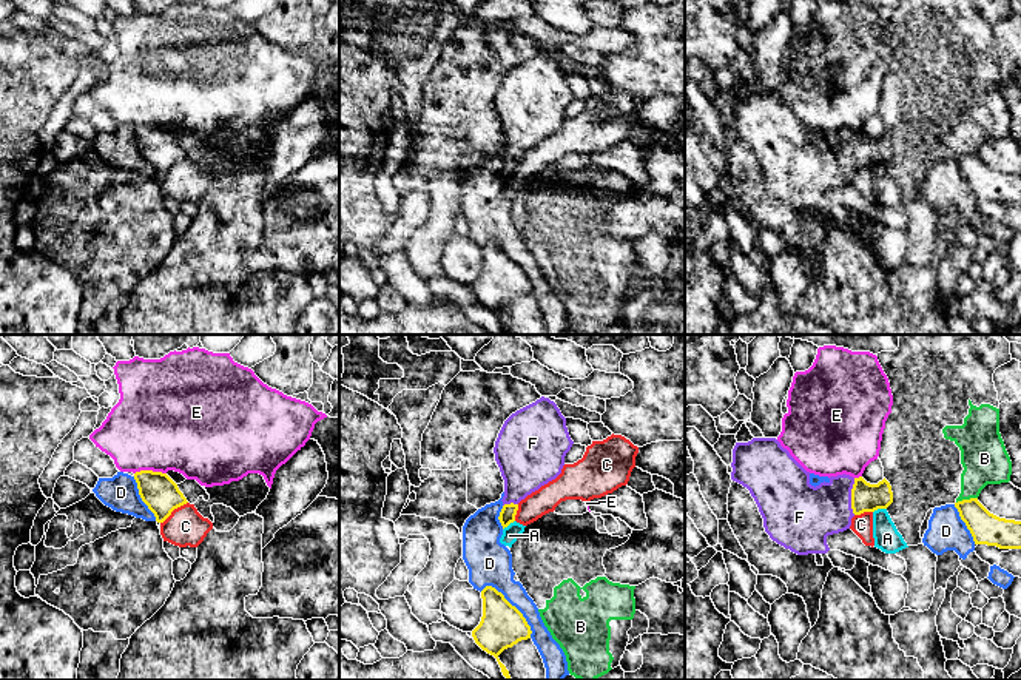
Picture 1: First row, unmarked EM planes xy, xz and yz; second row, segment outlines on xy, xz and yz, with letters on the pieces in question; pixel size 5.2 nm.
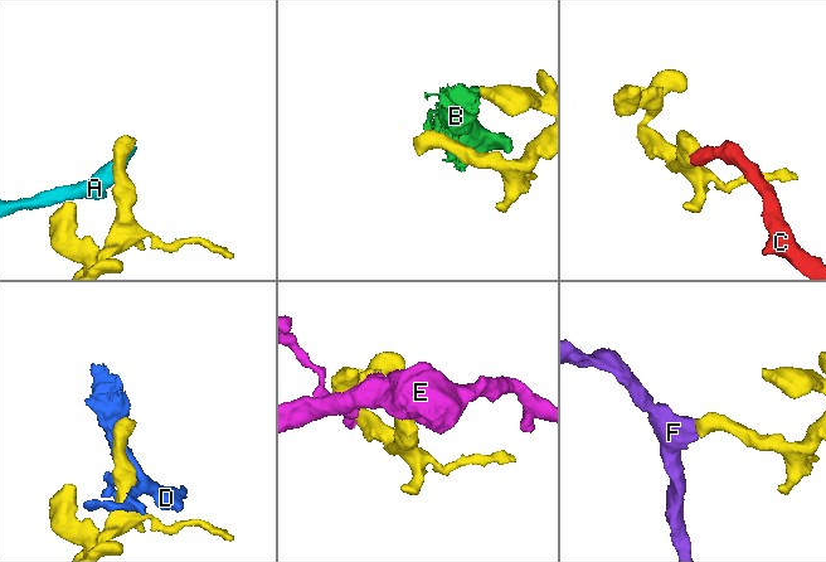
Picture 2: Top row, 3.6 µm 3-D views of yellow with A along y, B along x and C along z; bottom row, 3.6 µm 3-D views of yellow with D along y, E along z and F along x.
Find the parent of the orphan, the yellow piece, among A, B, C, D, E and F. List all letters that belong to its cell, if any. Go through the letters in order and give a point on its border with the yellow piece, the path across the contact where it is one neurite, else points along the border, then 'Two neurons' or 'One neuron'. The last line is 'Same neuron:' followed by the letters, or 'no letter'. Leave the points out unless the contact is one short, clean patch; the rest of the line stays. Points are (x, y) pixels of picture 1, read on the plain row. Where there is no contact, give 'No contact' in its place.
A: Touches yellow at yz (879, 162). Boundary: yz (886, 162), (878, 162), (873, 167). Two neurons
B: Touches yellow at yz (966, 154). Two neurons
C: Touches yellow at xy (173, 164). Boundary: xy (187, 156), (161, 178). Two neurons
D: Touches yellow at xz (515, 262). Two neurons
E: Touches yellow at xy (150, 125). Two neurons
F: Touches yellow at yz (852, 151). Path across: yz (865, 151), (852, 151), (807, 168). One neuron
Same neuron: F

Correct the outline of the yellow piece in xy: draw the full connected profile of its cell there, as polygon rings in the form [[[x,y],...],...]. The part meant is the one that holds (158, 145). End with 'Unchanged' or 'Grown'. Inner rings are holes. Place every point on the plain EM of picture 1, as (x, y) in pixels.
[[[140,125],[134,128],[134,134],[142,156],[154,168],[157,177],[163,177],[174,163],[188,157],[167,128]]]. Unchanged

